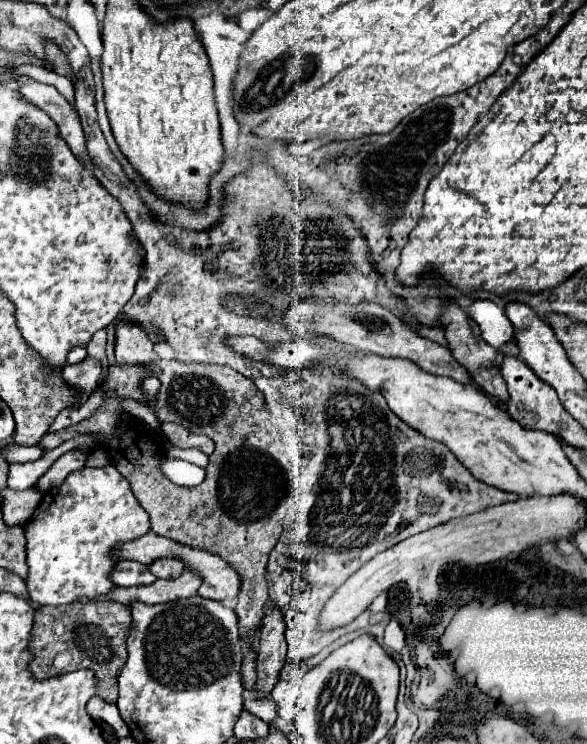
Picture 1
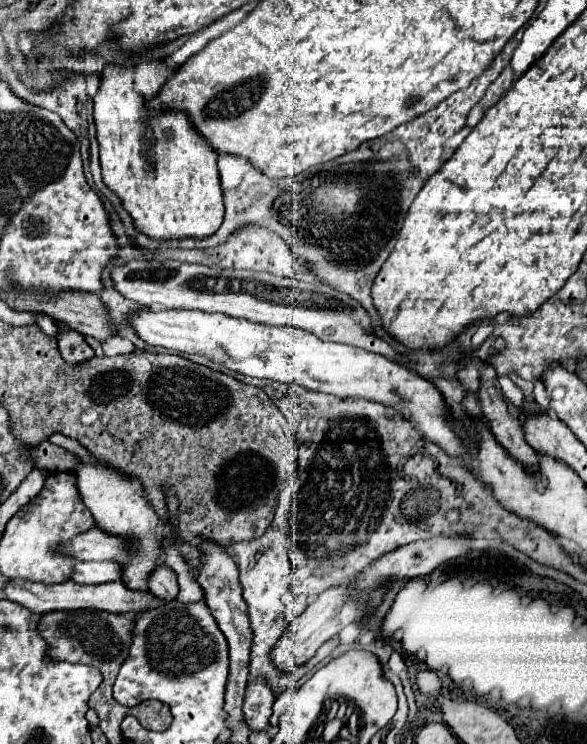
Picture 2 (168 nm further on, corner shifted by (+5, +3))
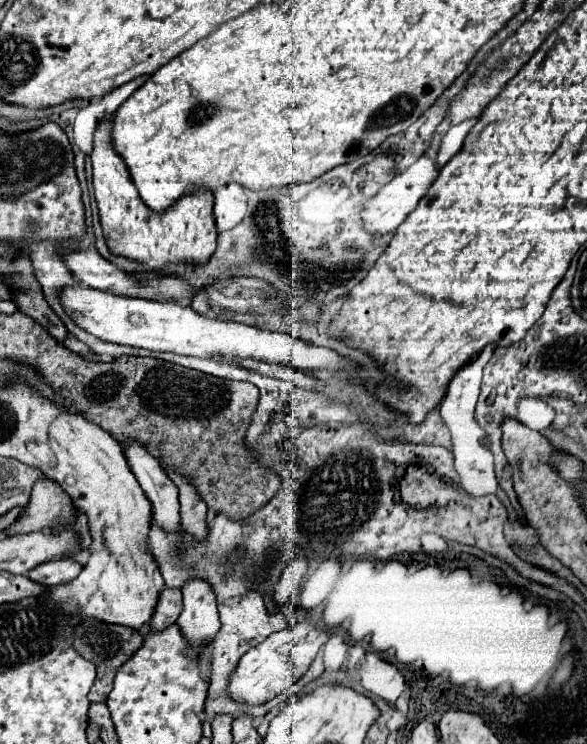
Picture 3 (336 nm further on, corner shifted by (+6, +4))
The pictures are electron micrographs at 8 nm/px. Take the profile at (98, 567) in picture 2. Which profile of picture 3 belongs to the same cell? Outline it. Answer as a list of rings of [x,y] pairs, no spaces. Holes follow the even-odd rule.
[[[52,559],[28,571],[28,577],[42,587],[50,587],[50,585],[72,581],[74,577],[78,577],[80,571],[82,571],[82,565],[74,559]]]

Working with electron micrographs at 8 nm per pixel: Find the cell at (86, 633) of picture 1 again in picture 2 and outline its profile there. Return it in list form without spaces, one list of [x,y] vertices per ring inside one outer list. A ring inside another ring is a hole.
[[[55,610],[45,612],[39,618],[39,634],[47,642],[47,656],[55,662],[71,664],[91,664],[101,670],[103,682],[89,698],[89,708],[99,716],[117,710],[117,702],[111,696],[111,686],[117,678],[119,666],[125,662],[131,646],[133,622],[123,614],[103,612],[103,610]]]

